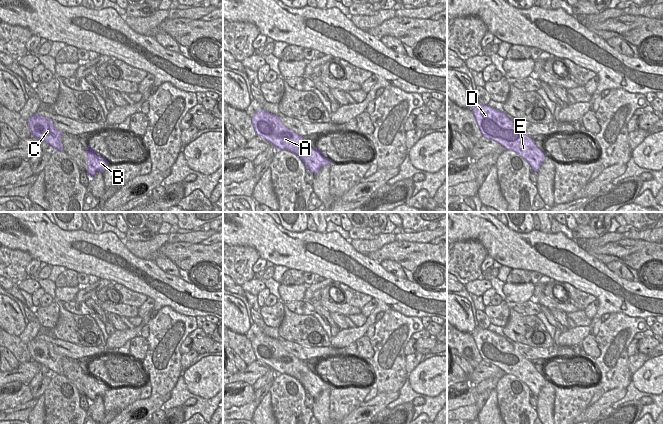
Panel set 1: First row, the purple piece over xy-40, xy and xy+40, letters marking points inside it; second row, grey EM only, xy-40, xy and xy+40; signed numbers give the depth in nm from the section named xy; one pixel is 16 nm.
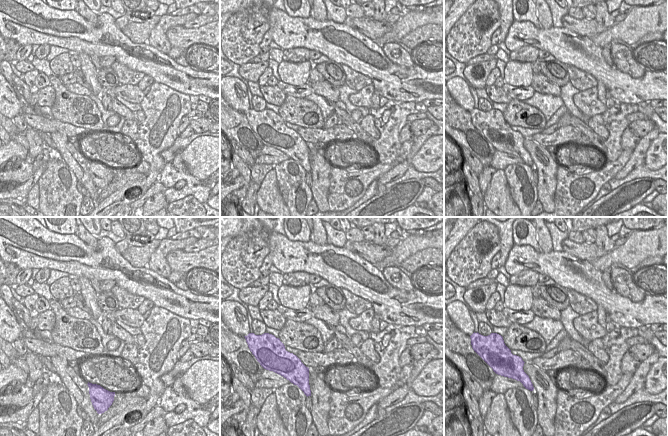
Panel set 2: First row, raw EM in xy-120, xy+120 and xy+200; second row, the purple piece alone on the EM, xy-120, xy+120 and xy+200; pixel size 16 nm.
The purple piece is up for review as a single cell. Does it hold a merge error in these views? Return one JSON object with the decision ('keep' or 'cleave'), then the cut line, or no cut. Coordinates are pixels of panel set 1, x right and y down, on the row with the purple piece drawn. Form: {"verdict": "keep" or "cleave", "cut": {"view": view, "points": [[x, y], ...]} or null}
{"verdict": "keep", "cut": null}

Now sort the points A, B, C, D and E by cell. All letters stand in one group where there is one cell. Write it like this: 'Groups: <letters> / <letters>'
Groups: A B C D E

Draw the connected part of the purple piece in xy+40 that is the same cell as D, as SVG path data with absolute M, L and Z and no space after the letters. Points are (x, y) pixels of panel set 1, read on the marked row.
M476 102L471 110L482 136L494 140L506 150L516 152L529 163L532 170L539 171L541 164L546 160L543 152L505 112Z

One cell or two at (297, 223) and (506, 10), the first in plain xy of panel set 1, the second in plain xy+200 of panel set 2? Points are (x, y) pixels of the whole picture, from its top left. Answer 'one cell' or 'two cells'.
two cells

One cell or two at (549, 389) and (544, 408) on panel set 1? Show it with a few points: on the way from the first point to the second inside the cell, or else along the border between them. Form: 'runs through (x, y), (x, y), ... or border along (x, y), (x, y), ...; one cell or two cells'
runs through (547, 394), (545, 403); one cell

